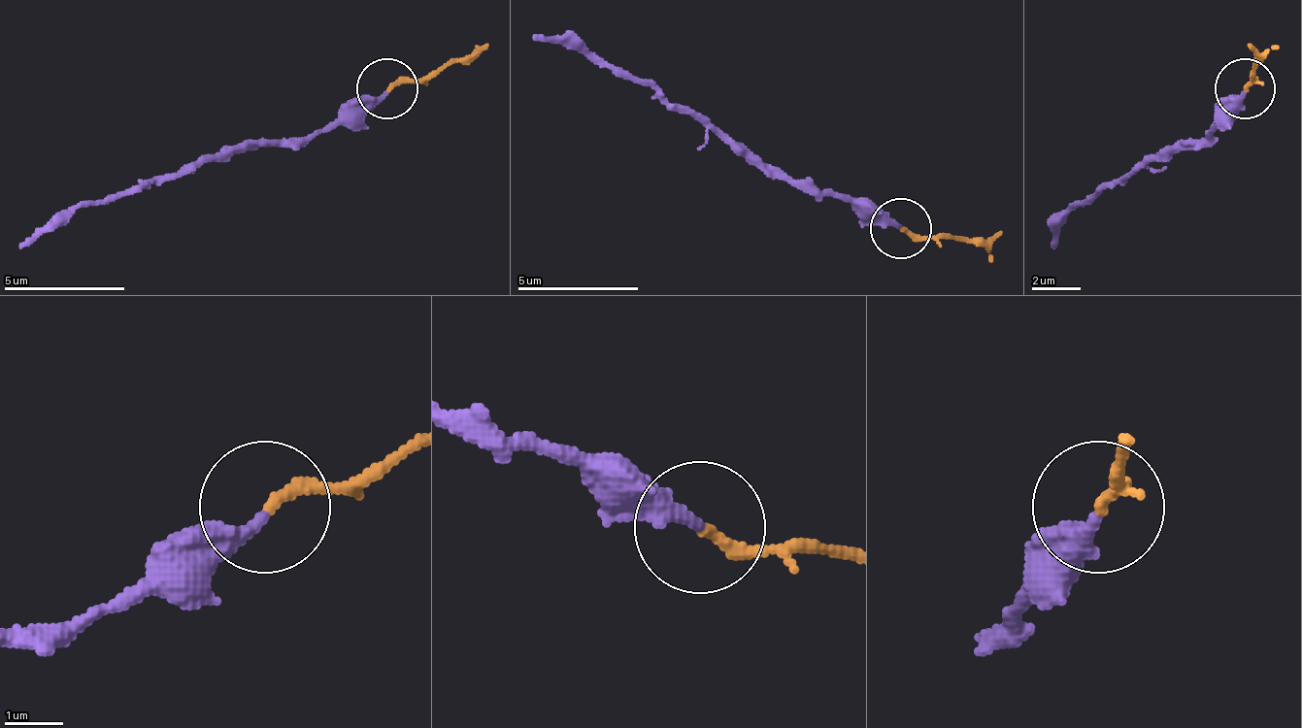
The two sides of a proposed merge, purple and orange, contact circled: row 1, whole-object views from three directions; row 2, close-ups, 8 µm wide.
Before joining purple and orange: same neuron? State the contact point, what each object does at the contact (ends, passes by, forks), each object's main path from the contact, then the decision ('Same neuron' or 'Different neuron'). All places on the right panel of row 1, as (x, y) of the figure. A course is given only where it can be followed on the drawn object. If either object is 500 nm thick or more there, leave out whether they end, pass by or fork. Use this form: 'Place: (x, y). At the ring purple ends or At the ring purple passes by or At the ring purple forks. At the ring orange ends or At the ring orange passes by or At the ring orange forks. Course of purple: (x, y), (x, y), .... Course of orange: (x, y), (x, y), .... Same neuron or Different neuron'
Place: (1245, 88). At the ring purple ends. At the ring orange ends. Course of purple: (1243, 93), (1207, 136), (1152, 153), (1134, 172), (1080, 202), (1055, 250). Course of orange: (1243, 87), (1255, 81), (1255, 63), (1280, 45). Same neuron

